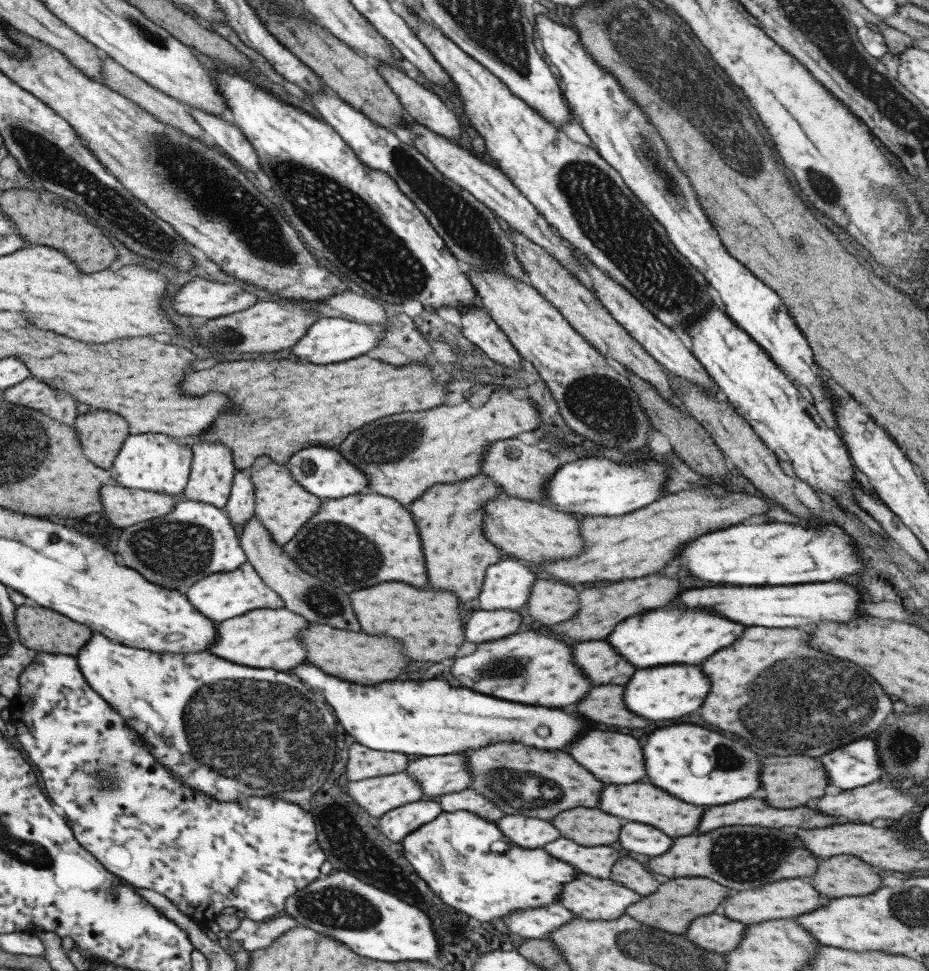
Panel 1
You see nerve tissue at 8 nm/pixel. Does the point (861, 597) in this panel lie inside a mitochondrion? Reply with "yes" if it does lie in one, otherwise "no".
no

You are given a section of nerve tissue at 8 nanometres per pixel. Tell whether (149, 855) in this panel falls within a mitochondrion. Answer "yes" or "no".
no

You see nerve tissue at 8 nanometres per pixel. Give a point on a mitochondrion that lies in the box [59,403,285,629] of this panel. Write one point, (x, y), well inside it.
(172, 550)

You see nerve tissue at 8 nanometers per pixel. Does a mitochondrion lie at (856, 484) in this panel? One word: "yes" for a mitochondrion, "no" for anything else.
no

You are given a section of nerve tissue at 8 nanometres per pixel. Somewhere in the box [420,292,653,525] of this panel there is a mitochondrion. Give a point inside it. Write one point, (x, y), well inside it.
(602, 405)

